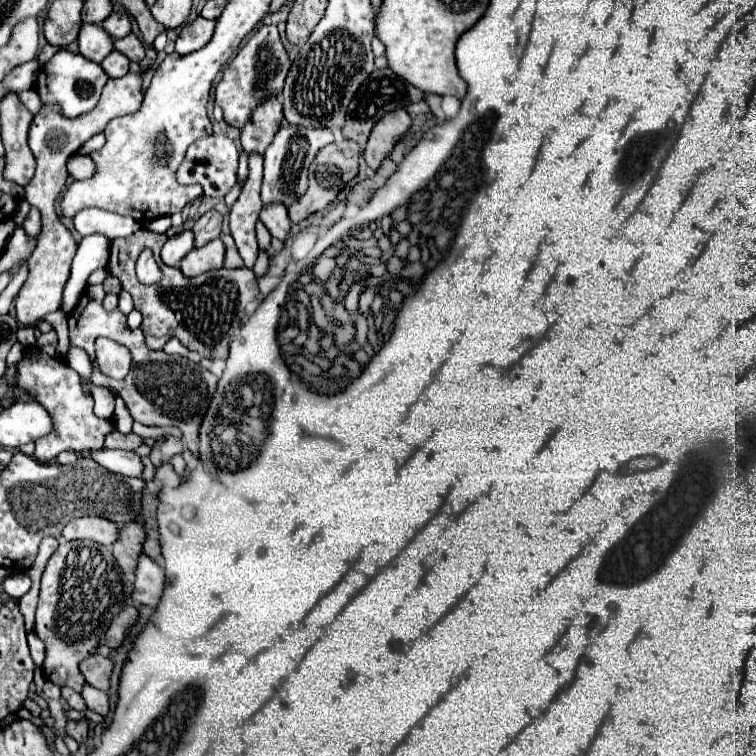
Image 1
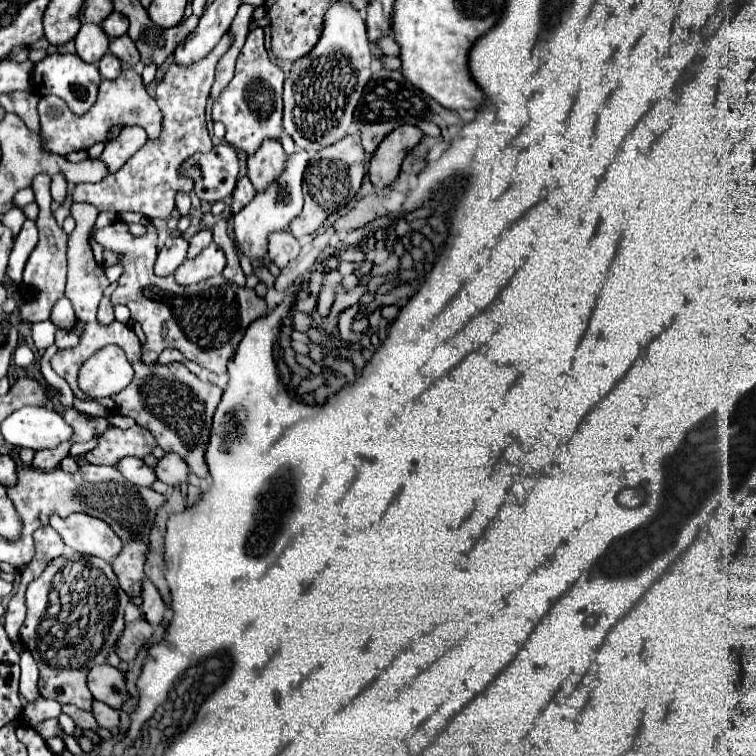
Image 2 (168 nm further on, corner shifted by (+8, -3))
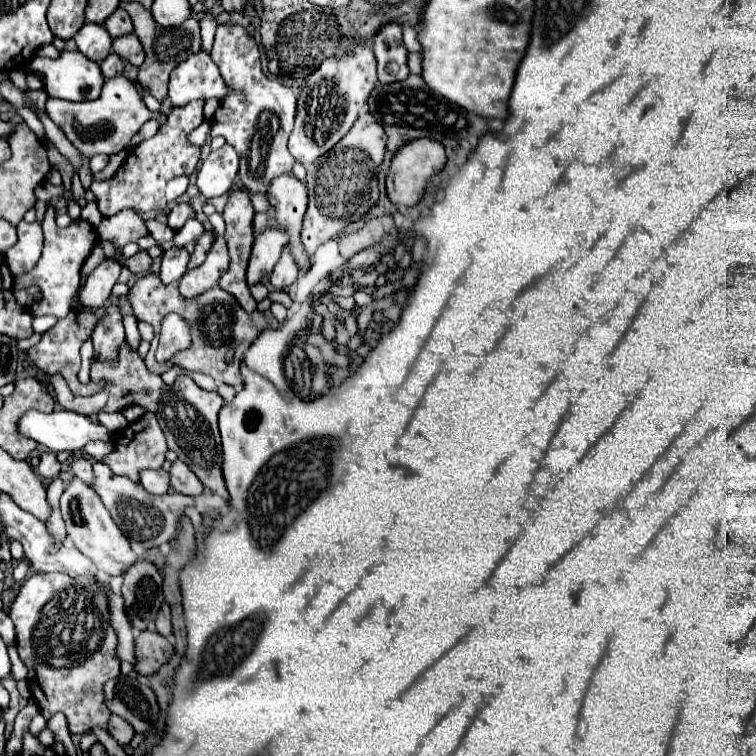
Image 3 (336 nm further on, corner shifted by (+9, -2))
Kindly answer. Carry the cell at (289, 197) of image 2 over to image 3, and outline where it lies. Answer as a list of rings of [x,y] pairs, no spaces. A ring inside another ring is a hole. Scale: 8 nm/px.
[[[268,227],[264,231],[254,233],[250,263],[248,263],[248,285],[258,283],[264,275],[268,275],[278,257],[282,247],[288,243],[288,233],[282,227]]]

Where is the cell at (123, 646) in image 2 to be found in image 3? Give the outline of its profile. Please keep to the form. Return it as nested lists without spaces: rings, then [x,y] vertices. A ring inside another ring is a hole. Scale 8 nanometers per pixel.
[[[140,631],[134,643],[136,643],[134,645],[136,647],[134,649],[134,655],[136,655],[134,671],[140,675],[152,675],[174,653],[172,643],[156,631]]]

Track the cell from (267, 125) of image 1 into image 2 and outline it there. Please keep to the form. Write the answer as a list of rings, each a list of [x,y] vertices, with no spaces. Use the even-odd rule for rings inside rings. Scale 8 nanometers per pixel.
[[[265,140],[261,150],[247,160],[249,180],[257,192],[267,190],[281,176],[281,170],[285,170],[285,158],[287,154],[277,140]]]

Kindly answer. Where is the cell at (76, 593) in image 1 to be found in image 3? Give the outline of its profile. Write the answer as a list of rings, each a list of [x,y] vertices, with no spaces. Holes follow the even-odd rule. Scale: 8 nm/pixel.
[[[34,573],[20,587],[16,601],[8,611],[16,627],[16,647],[20,659],[28,667],[28,685],[40,713],[48,719],[52,713],[62,711],[70,723],[70,733],[84,733],[94,725],[106,729],[110,711],[104,705],[104,681],[120,675],[120,657],[116,653],[118,637],[110,625],[108,591],[90,575],[70,577],[68,573]]]

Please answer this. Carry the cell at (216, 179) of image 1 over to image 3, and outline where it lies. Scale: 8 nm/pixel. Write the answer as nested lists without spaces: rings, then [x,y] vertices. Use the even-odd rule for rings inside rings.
[[[224,145],[208,155],[198,169],[196,185],[206,199],[220,197],[230,191],[238,177],[238,153],[232,145]]]

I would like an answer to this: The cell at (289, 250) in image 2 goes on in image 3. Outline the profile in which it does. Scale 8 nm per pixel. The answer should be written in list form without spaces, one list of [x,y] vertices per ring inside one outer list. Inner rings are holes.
[[[284,245],[282,249],[282,255],[276,263],[276,267],[272,269],[270,273],[270,283],[274,285],[274,289],[282,289],[282,287],[288,287],[296,281],[296,275],[298,275],[298,265],[296,265],[296,259],[290,251],[290,245]]]

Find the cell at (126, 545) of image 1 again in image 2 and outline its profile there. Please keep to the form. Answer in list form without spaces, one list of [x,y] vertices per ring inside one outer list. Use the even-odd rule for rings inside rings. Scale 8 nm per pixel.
[[[131,540],[121,550],[121,554],[113,560],[113,572],[117,574],[121,588],[129,594],[135,606],[141,606],[141,582],[145,578],[143,574],[145,554],[147,554],[147,546],[139,540]]]

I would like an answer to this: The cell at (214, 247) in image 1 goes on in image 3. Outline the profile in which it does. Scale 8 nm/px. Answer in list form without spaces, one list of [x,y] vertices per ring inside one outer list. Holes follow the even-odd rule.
[[[219,213],[212,214],[208,219],[216,231],[216,241],[214,241],[206,261],[196,269],[188,269],[184,273],[184,277],[180,279],[180,293],[184,297],[196,297],[196,293],[202,293],[204,289],[210,289],[212,285],[216,285],[220,275],[230,265],[228,247],[224,241],[224,219]]]

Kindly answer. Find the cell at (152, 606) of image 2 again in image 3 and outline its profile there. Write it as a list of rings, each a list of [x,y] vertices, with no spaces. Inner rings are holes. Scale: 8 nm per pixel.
[[[166,603],[160,605],[160,611],[156,615],[156,631],[164,637],[172,635],[172,625],[170,625],[170,609]]]

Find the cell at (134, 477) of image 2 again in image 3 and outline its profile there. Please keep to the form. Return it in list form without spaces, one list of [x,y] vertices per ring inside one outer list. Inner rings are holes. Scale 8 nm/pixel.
[[[142,469],[140,485],[144,485],[144,489],[154,495],[166,493],[168,491],[168,473],[162,469]]]

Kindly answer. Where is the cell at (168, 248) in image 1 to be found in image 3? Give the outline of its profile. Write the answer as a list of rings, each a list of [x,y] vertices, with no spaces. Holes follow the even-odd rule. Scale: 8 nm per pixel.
[[[172,247],[164,251],[162,257],[162,267],[160,267],[160,281],[162,283],[172,283],[178,281],[186,273],[188,265],[188,251],[184,247]]]

